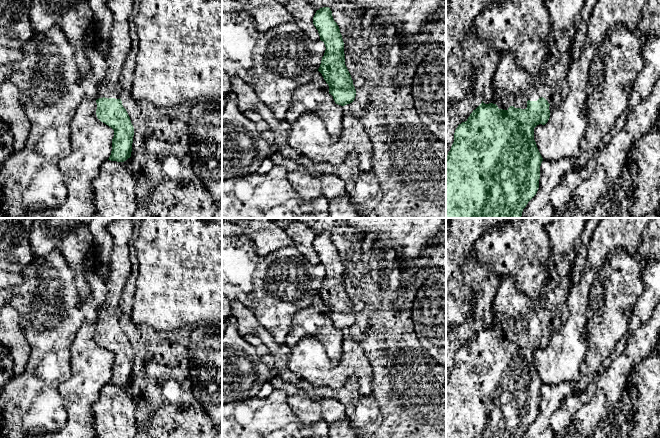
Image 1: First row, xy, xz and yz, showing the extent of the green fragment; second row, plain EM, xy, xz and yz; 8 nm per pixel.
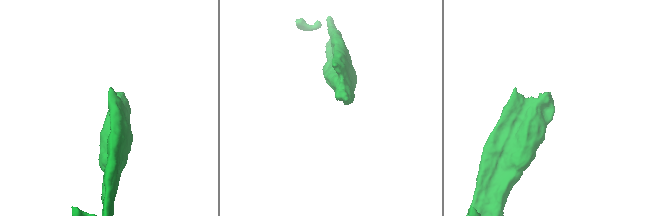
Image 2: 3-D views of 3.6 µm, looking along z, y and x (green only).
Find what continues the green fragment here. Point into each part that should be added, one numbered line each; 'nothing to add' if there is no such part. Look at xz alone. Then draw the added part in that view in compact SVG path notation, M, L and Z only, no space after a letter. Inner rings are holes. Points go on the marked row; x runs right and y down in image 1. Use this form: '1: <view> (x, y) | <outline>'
nothing to add

